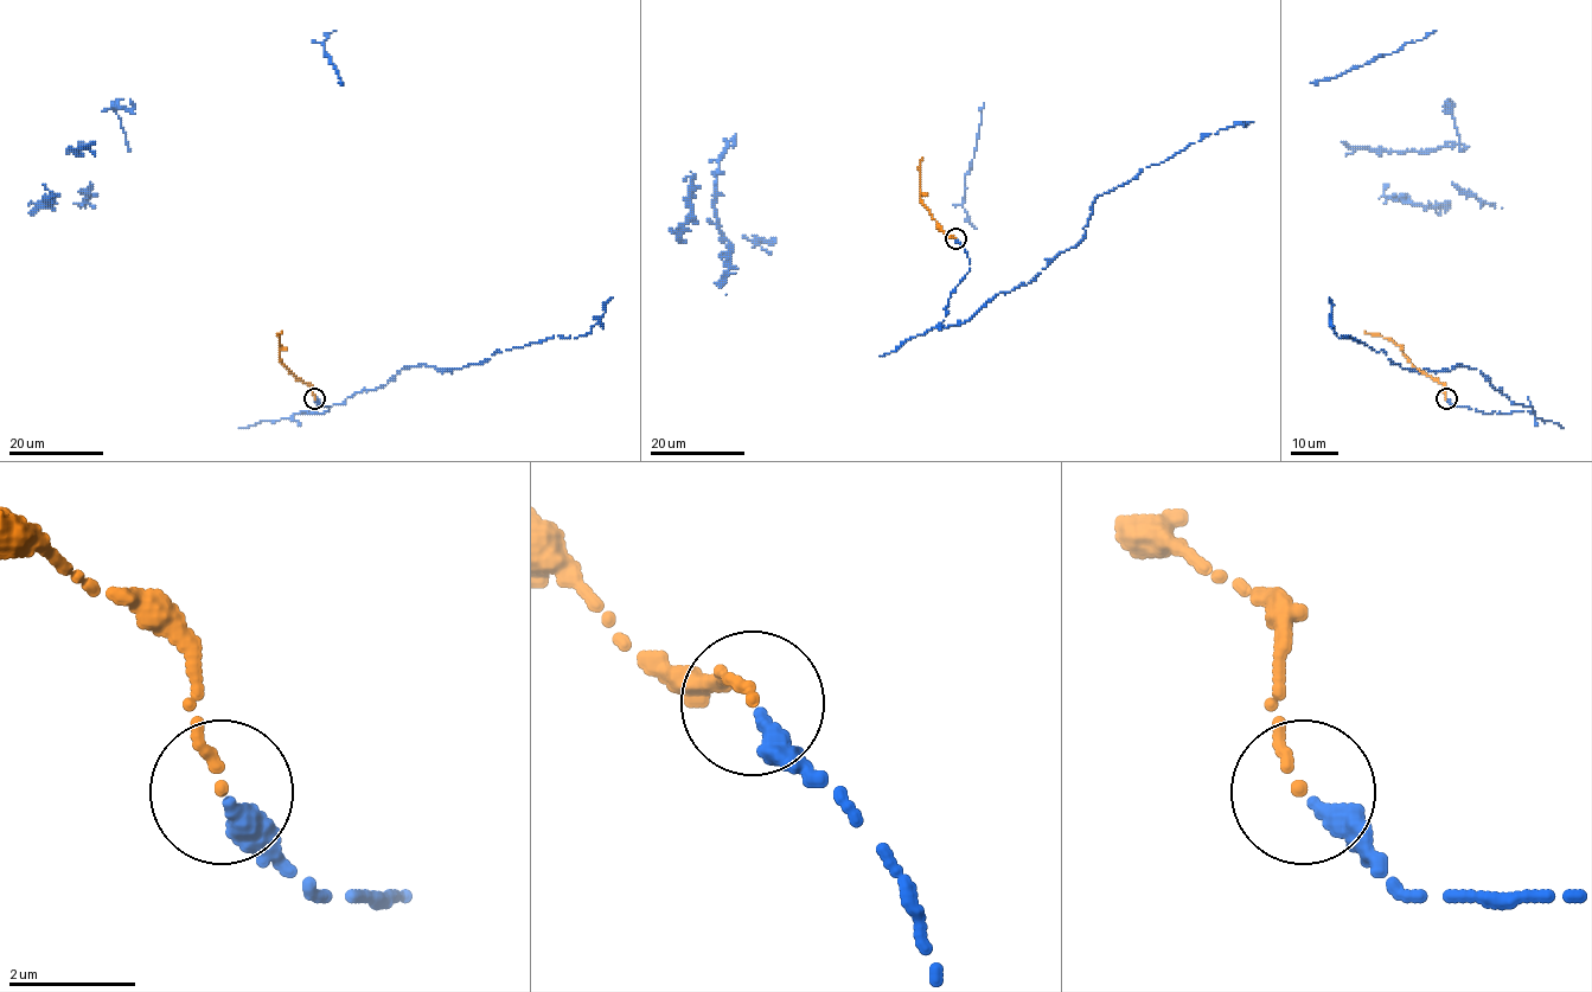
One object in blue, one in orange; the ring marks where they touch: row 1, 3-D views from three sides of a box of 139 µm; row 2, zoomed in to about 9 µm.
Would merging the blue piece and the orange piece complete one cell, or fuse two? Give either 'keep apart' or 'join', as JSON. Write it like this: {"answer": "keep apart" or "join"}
{"answer": "join"}

